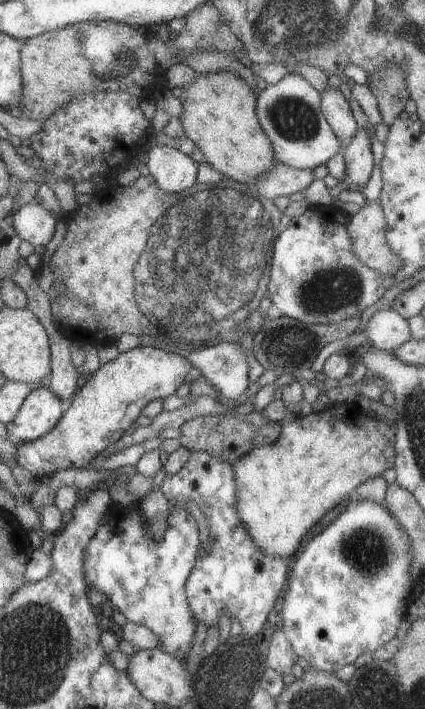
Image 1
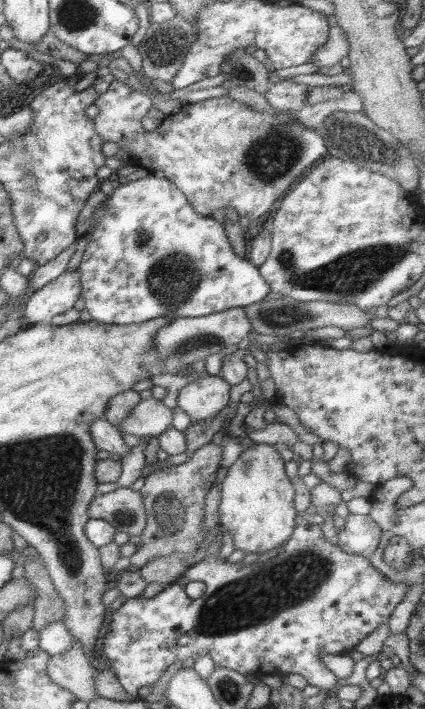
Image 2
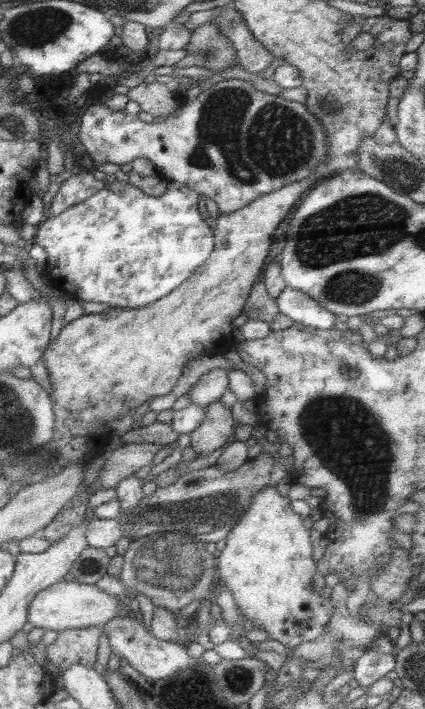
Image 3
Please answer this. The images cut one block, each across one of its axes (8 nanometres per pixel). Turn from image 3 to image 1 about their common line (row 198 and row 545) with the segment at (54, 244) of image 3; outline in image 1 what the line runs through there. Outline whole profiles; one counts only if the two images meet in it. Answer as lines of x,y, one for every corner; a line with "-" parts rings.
114,503
100,520
97,535
90,540
90,546
84,552
84,576
90,588
96,588
106,596
108,601
118,609
129,622
150,628
160,640
160,649
176,658
186,659
193,645
194,633
197,629
196,620
190,612
186,600
184,586
194,568
197,556
202,551
198,524
186,510
170,507
168,514
168,530
160,542
156,542
144,528
144,518
140,510
130,510
128,507

